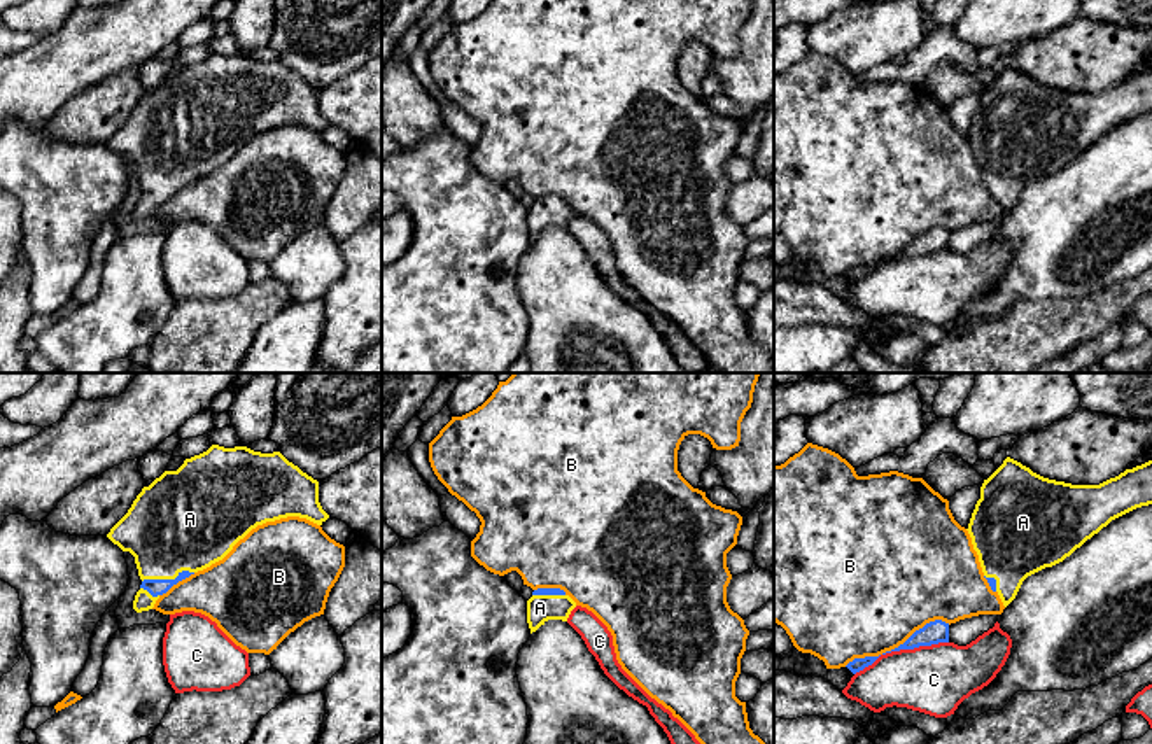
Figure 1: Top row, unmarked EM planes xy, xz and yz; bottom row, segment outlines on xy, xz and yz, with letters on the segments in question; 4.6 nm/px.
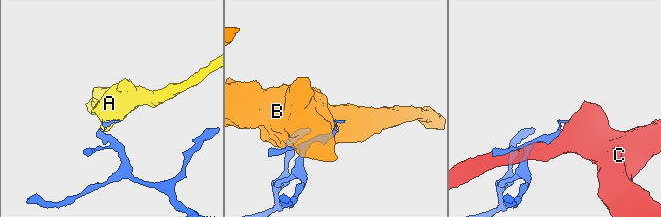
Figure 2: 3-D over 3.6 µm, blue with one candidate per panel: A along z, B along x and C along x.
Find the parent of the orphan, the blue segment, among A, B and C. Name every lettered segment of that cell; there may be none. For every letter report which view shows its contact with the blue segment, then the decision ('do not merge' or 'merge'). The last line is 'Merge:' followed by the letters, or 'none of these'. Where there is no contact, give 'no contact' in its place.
A: meets blue in xy; merge
B: meets blue in yz; do not merge
C: meets blue in yz; do not merge
Merge: A

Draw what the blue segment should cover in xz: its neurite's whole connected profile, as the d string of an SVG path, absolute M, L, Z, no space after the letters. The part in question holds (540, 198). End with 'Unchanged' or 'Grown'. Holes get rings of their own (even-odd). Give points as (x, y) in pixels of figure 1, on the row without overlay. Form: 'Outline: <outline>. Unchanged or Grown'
Outline: M537 196L527 208L527 231L530 242L548 228L567 229L576 210L560 196Z. Grown

